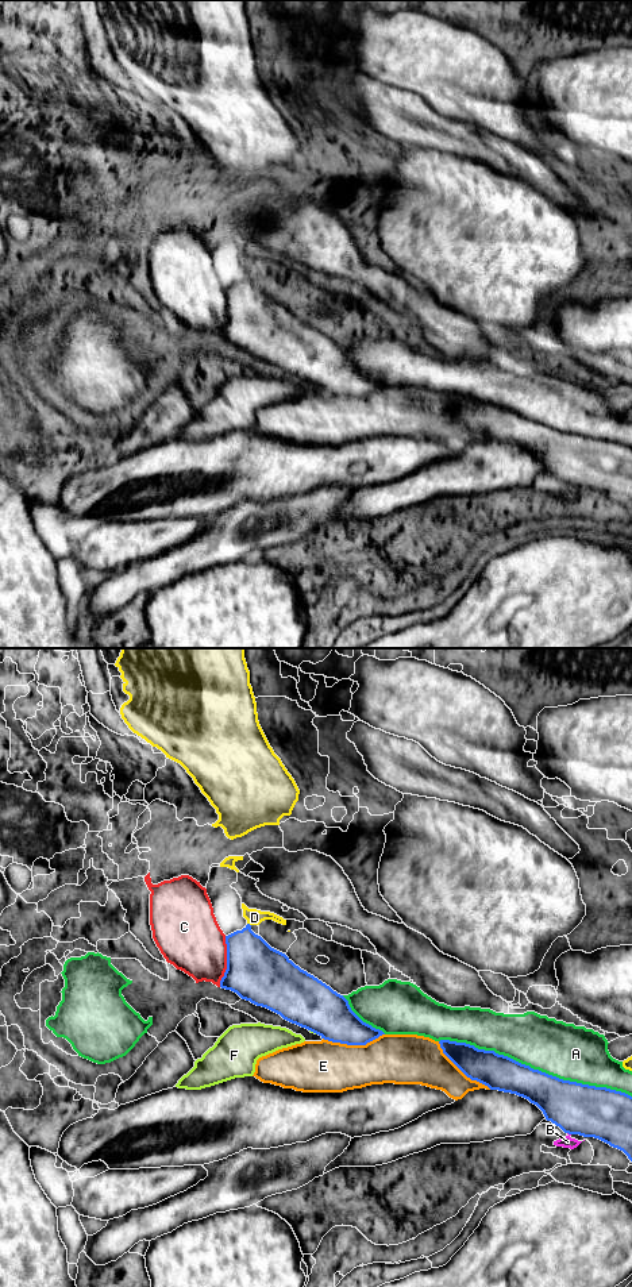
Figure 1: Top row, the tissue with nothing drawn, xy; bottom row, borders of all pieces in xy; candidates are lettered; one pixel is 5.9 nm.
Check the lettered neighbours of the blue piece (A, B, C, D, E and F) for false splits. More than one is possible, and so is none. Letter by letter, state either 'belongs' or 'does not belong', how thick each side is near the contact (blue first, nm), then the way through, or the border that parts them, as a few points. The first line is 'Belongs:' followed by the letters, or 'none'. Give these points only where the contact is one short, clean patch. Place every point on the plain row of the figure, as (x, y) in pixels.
Belongs: A
A: belongs | 260/320 nm
B: does not belong | 300/70 nm
C: does not belong | 340/360 nm
D: does not belong | 320/100 nm
E: does not belong | 280/300 nm
F: does not belong | 300/20 nm | along xy (309, 381), (316, 385)

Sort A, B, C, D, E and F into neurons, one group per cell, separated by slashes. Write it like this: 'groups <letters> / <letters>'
groups A / B / C / D / E / F

